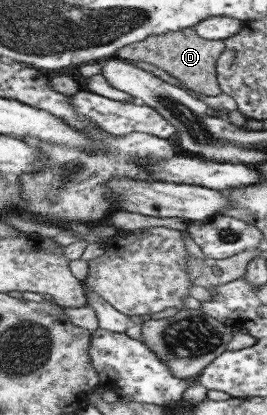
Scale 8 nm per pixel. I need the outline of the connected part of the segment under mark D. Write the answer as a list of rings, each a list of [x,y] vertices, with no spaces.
[[[195,28],[174,31],[170,34],[152,35],[142,41],[131,43],[119,50],[118,56],[124,61],[144,61],[162,69],[176,78],[185,88],[206,96],[218,96],[216,61],[224,52],[225,43],[220,39],[202,39]]]

